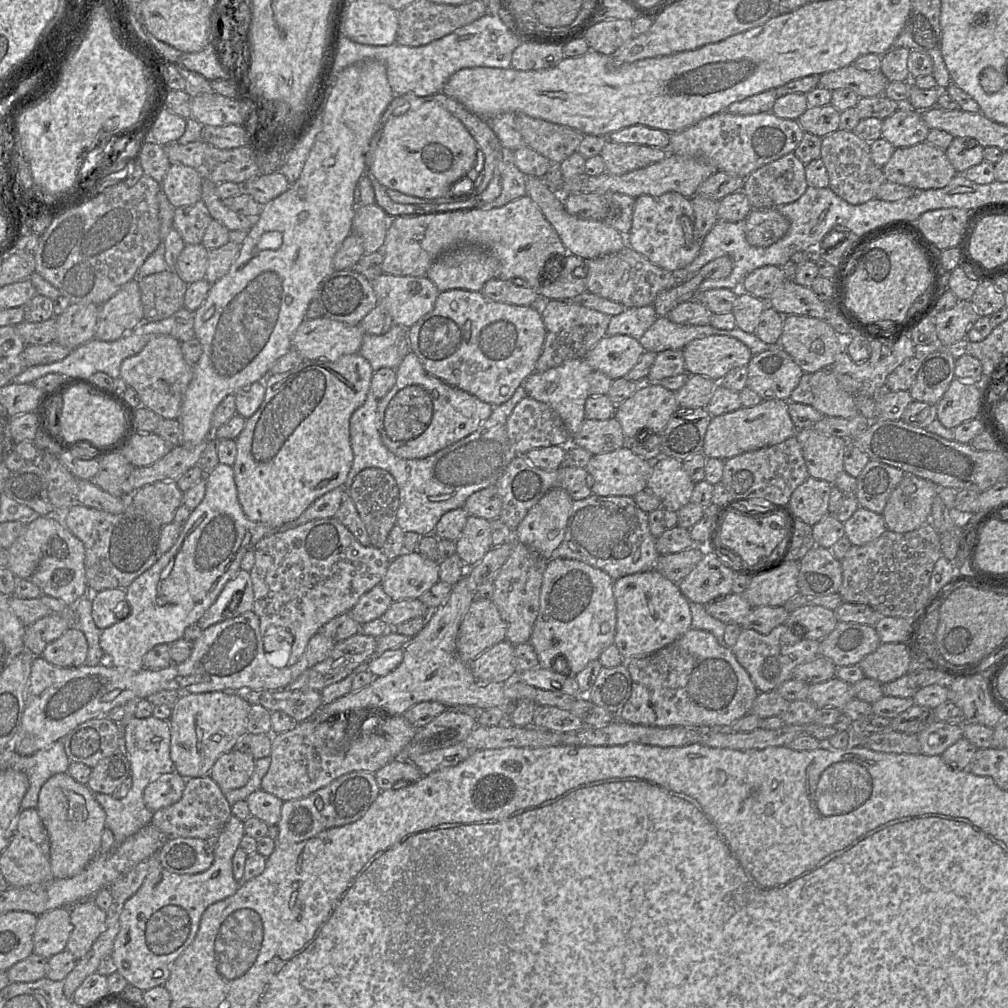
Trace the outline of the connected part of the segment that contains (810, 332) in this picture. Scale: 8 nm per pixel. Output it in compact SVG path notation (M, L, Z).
M798 314L784 315L783 332L779 344L805 373L831 367L837 354L845 351L845 339L826 320Z

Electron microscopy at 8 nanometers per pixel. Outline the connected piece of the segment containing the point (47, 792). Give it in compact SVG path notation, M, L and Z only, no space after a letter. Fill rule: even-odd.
M67 772L58 773L50 777L41 787L36 809L49 836L53 877L63 879L78 875L100 852L102 833L106 828L105 811L96 801L94 793L87 785L78 783Z

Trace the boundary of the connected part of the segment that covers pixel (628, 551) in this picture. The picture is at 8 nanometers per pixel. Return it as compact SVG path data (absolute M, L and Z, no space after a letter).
M598 496L573 501L565 536L551 559L574 559L606 572L613 580L655 570L660 554L651 534L648 513L631 496Z

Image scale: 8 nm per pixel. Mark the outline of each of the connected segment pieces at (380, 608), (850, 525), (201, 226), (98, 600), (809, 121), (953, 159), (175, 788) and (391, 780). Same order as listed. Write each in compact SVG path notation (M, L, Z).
M377 584L363 594L353 608L347 612L361 625L380 618L388 609L392 599L385 593L381 584Z
M859 507L844 522L845 535L851 541L852 545L869 543L877 539L886 529L882 514L878 514L864 507Z
M200 204L175 208L173 228L185 244L199 244L213 219Z
M107 589L93 593L91 601L92 618L101 630L120 622L130 613L125 589Z
M831 104L808 107L796 120L804 132L824 137L839 129L840 111Z
M955 137L945 153L957 173L984 161L984 147L971 137Z
M177 772L163 774L144 789L144 803L152 812L169 807L181 799L185 786L186 779Z
M393 760L374 774L381 791L402 789L423 777L418 767L403 760Z

